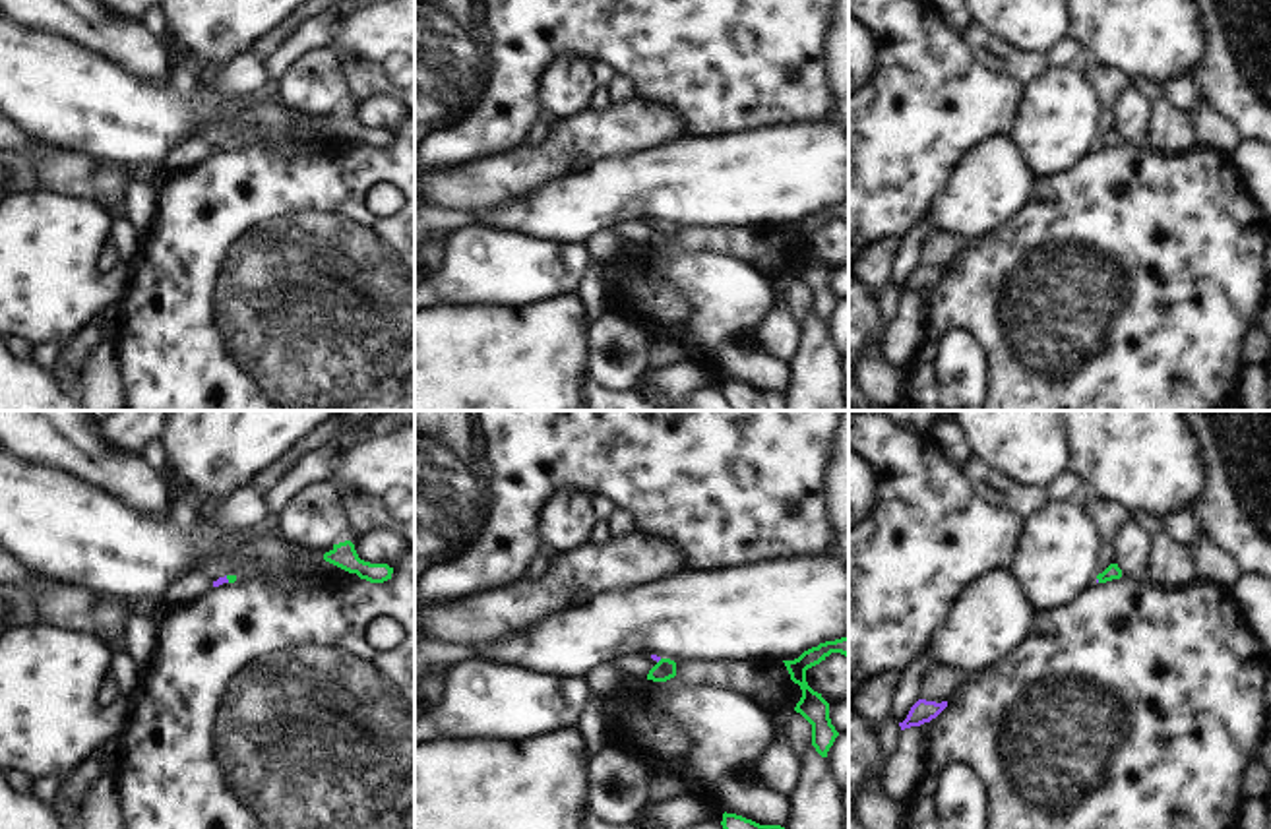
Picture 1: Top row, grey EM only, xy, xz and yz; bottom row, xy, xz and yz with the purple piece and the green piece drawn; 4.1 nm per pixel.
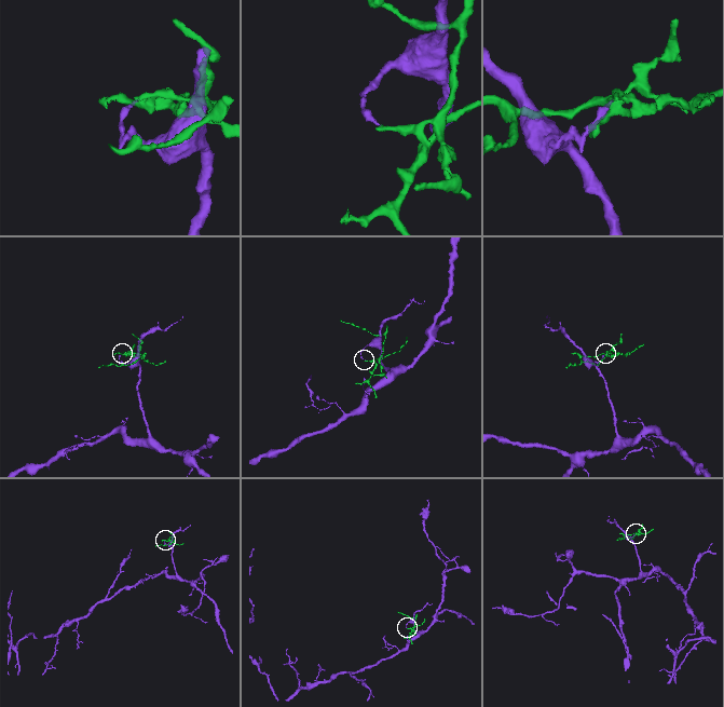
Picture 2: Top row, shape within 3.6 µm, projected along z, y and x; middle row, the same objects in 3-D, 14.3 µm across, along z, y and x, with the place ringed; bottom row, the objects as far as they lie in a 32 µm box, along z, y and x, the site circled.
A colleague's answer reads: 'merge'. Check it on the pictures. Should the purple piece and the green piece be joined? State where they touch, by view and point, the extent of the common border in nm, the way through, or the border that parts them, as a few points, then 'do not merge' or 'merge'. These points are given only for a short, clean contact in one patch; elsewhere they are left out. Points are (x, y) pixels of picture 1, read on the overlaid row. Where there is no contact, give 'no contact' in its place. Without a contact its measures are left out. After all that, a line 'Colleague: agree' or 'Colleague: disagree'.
xy (227, 580) | 40 nm | along xy (225, 576), (229, 582) | do not merge
Colleague: disagree

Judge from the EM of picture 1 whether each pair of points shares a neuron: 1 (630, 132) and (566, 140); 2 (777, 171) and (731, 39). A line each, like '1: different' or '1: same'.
1: same
2: different

